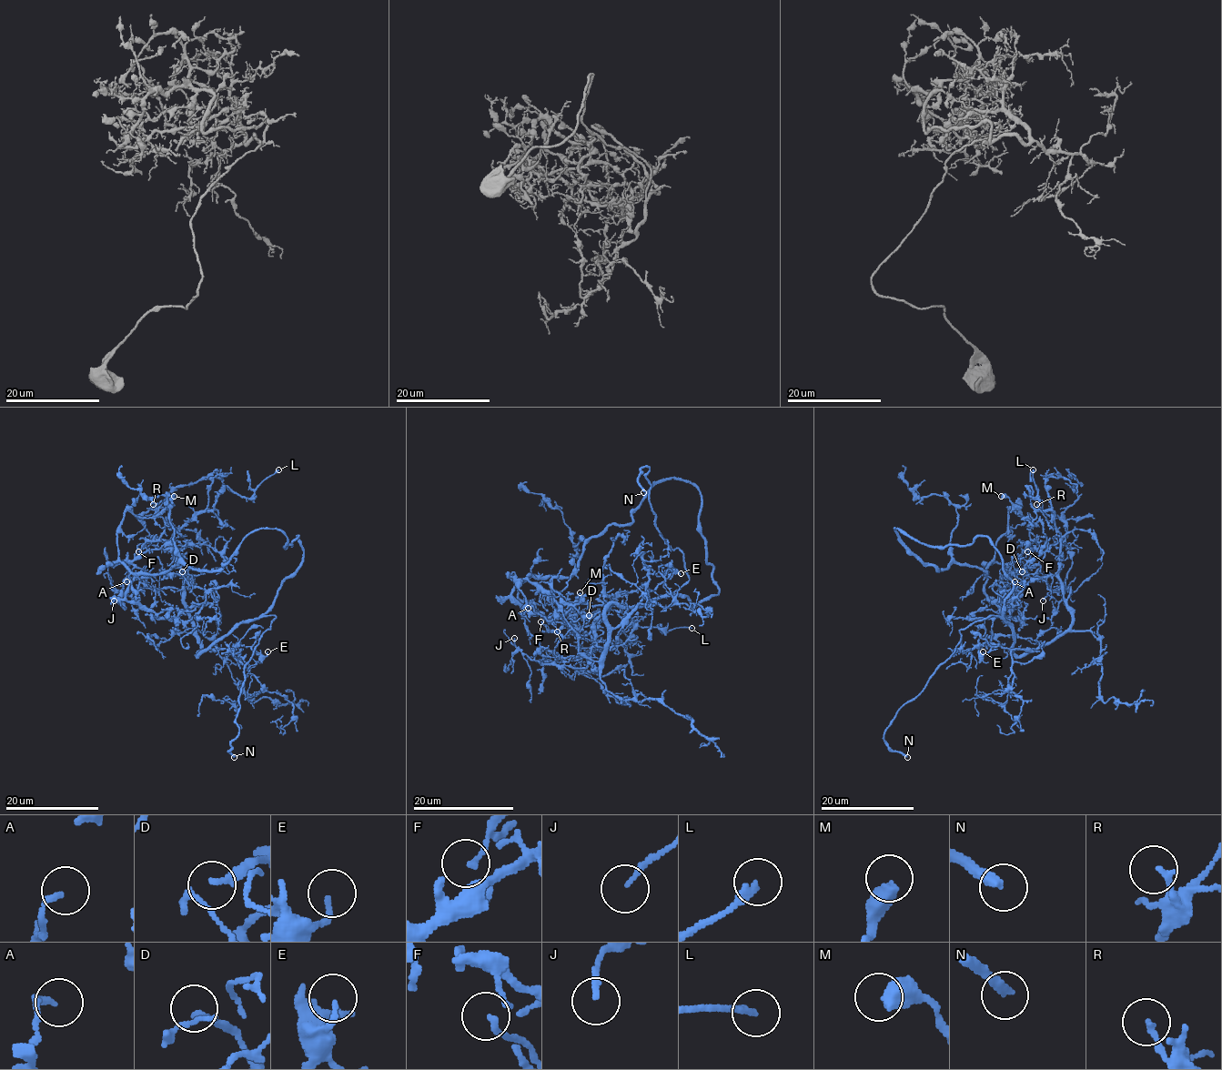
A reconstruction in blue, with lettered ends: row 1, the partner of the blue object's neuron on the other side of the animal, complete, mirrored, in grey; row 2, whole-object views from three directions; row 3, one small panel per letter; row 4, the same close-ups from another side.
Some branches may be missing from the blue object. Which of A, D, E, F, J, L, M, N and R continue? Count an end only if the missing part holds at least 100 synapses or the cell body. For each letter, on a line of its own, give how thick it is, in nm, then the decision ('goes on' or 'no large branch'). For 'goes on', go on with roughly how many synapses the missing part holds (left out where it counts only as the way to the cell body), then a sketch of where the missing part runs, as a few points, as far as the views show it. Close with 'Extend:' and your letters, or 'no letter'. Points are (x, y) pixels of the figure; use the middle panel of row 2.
A: 150 nm | no large branch
D: 130 nm | no large branch
E: 160 nm | no large branch
F: 180 nm | no large branch
J: 160 nm | no large branch
L: 200 nm | no large branch
M: 550 nm | no large branch
N: 360 nm | goes on | (643, 492), (646, 506), (629, 519), (621, 519), (605, 508), (570, 507), (530, 513), (510, 529)
R: 160 nm | no large branch
Extend: N

